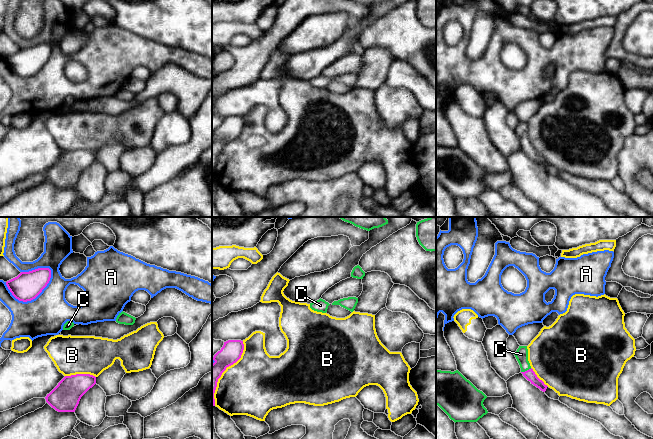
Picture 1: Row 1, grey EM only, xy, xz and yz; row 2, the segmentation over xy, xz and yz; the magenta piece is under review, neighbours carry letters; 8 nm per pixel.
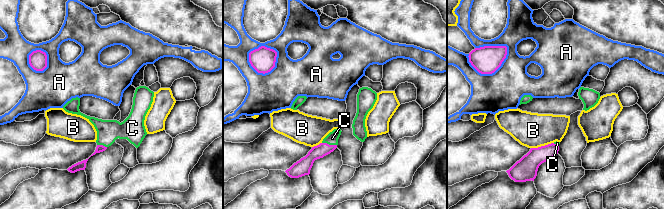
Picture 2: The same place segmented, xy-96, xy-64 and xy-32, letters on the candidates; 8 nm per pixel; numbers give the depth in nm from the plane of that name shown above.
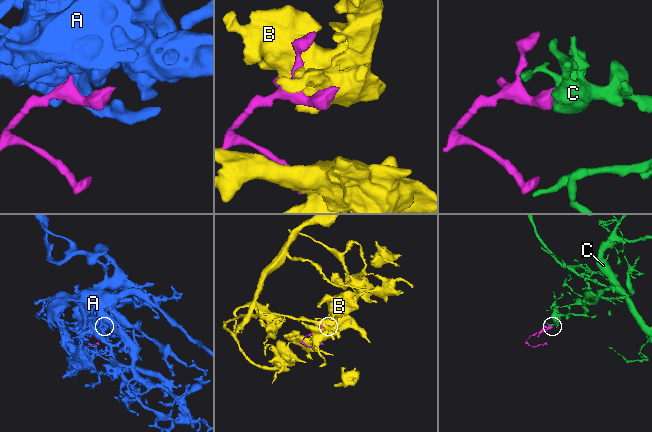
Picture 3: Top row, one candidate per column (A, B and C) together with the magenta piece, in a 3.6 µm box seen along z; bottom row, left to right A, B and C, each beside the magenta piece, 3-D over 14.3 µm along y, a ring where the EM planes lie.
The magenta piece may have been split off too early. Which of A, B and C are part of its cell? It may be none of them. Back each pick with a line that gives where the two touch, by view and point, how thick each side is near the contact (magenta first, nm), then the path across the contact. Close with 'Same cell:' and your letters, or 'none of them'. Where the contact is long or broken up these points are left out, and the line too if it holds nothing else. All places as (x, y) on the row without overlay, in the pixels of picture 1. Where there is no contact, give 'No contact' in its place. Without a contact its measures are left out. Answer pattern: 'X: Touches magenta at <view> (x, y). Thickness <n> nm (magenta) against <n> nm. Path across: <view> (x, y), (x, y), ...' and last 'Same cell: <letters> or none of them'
C: Touches magenta at yz (527, 146). Thickness 90 nm (magenta) against 100 nm. Path across: yz (530, 151), (527, 146), (521, 130)
Same cell: C

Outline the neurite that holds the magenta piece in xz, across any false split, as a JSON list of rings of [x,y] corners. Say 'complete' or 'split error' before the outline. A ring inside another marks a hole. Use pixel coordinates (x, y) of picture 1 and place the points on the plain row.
complete | [[[228,116],[224,118],[223,123],[212,134],[215,138],[212,140],[212,182],[215,182],[214,169],[217,163],[218,155],[227,143],[236,139],[244,126],[244,120],[241,116]]]

